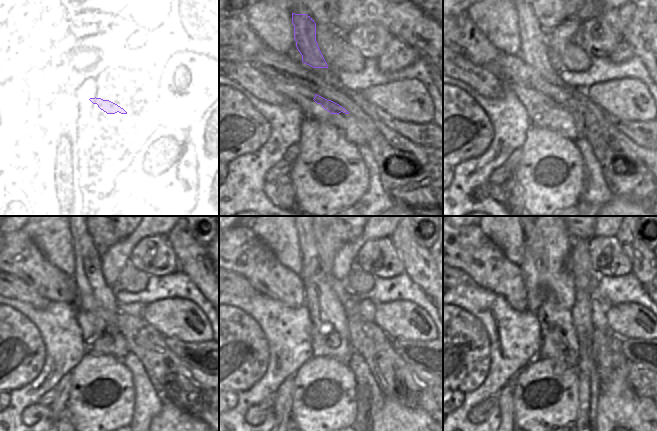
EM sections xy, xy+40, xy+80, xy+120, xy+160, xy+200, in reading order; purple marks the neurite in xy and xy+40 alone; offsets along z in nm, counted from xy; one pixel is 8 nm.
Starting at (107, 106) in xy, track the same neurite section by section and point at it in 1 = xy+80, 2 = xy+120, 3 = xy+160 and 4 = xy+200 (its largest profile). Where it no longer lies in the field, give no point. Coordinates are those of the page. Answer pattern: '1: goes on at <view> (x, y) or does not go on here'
1: goes on at xy+80 (556, 108)
2: goes on at xy+120 (95, 296)
3: goes on at xy+160 (327, 313)
4: goes on at xy+200 (558, 331)

